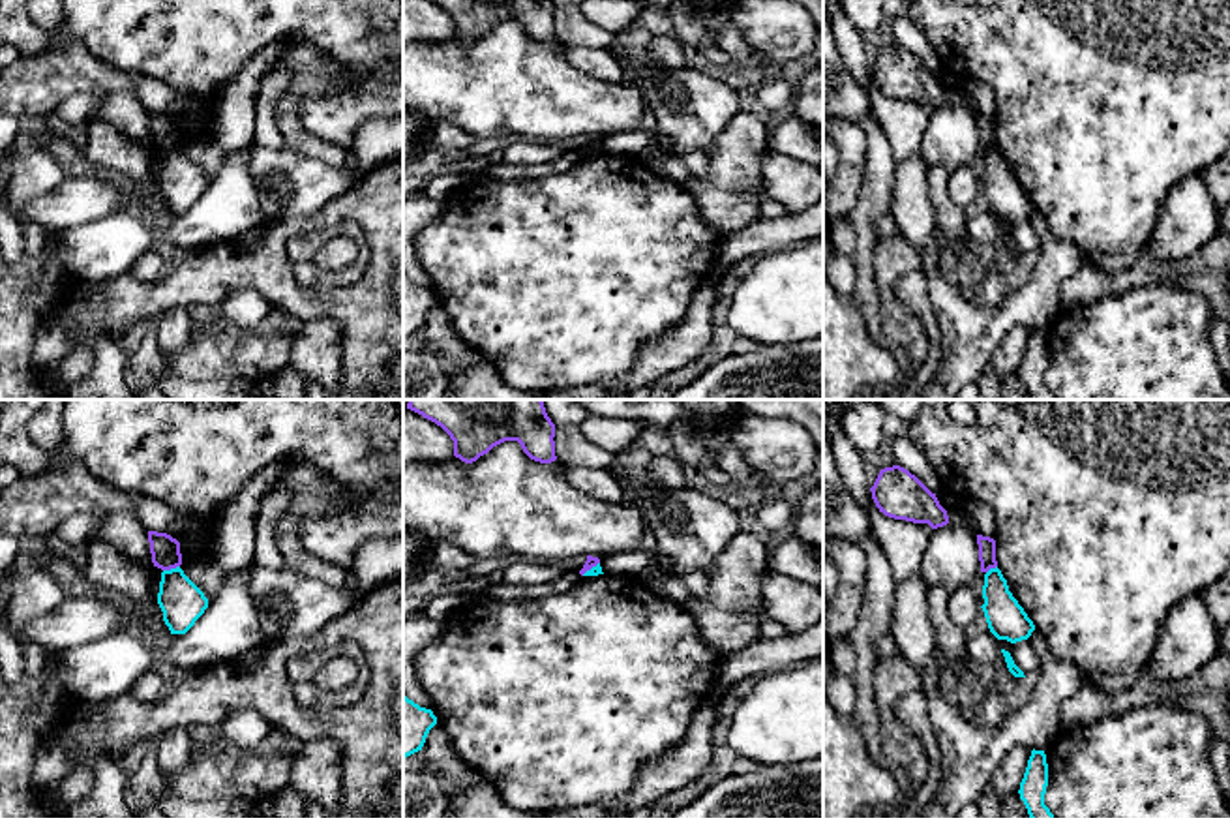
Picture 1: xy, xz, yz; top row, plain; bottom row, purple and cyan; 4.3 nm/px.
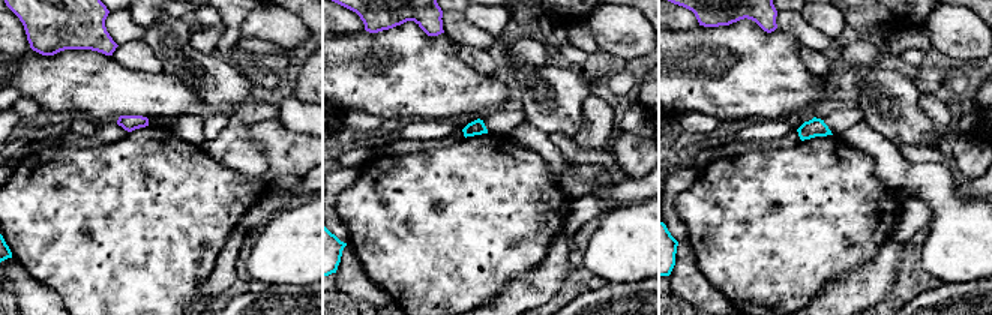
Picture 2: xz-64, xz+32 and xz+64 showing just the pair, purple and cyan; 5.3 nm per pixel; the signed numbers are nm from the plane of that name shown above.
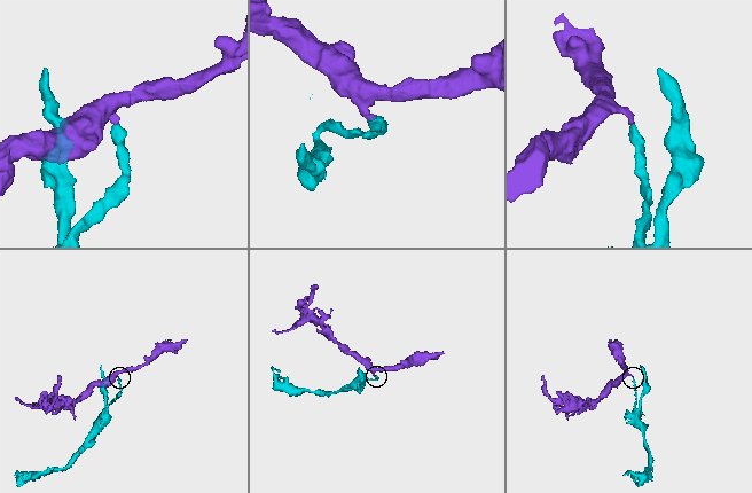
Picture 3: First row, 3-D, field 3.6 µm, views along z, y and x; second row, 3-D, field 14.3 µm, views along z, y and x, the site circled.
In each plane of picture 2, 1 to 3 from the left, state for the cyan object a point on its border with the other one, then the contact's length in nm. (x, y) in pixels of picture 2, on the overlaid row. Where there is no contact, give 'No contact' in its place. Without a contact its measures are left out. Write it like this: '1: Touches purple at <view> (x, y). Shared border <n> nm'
1: No contact
2: No contact
3: No contact

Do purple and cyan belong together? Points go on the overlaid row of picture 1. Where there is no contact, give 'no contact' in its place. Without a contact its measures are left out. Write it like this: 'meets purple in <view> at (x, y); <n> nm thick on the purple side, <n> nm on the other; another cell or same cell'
meets purple in xy at (171, 567); 130 nm thick on the purple side, 190 nm on the other; another cell

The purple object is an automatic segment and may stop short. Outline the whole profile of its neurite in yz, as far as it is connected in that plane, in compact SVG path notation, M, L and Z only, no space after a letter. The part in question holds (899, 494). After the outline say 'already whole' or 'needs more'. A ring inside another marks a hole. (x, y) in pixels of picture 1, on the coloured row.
M900 465L881 469L870 492L879 512L889 518L928 523L932 529L949 523L936 493Z; already whole

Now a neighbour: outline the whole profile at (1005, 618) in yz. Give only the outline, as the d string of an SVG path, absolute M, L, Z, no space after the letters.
M998 567L984 574L982 598L981 608L990 632L998 640L1016 644L1031 636L1035 625L1009 591L1007 580Z

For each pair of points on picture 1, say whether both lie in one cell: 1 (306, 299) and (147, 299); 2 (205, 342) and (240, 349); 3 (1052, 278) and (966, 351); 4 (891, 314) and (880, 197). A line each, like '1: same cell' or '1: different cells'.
1: same cell
2: same cell
3: same cell
4: different cells

